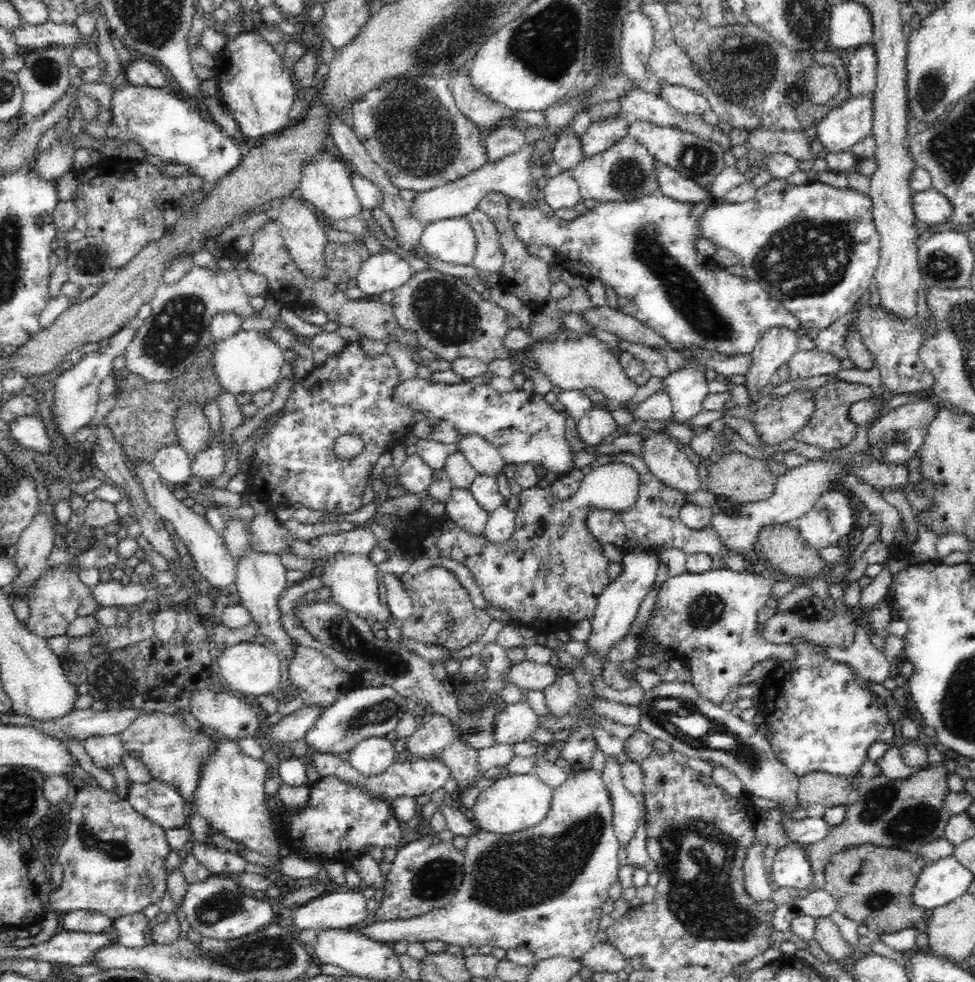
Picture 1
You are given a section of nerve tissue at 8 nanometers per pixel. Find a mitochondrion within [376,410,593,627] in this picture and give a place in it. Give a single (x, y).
(539, 525)

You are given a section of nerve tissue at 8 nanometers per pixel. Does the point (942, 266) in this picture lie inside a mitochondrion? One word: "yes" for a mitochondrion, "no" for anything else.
yes

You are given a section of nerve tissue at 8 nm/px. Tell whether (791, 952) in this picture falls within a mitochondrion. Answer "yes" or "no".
no

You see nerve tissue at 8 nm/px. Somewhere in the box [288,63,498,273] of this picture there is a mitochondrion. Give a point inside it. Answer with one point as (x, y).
(418, 137)

